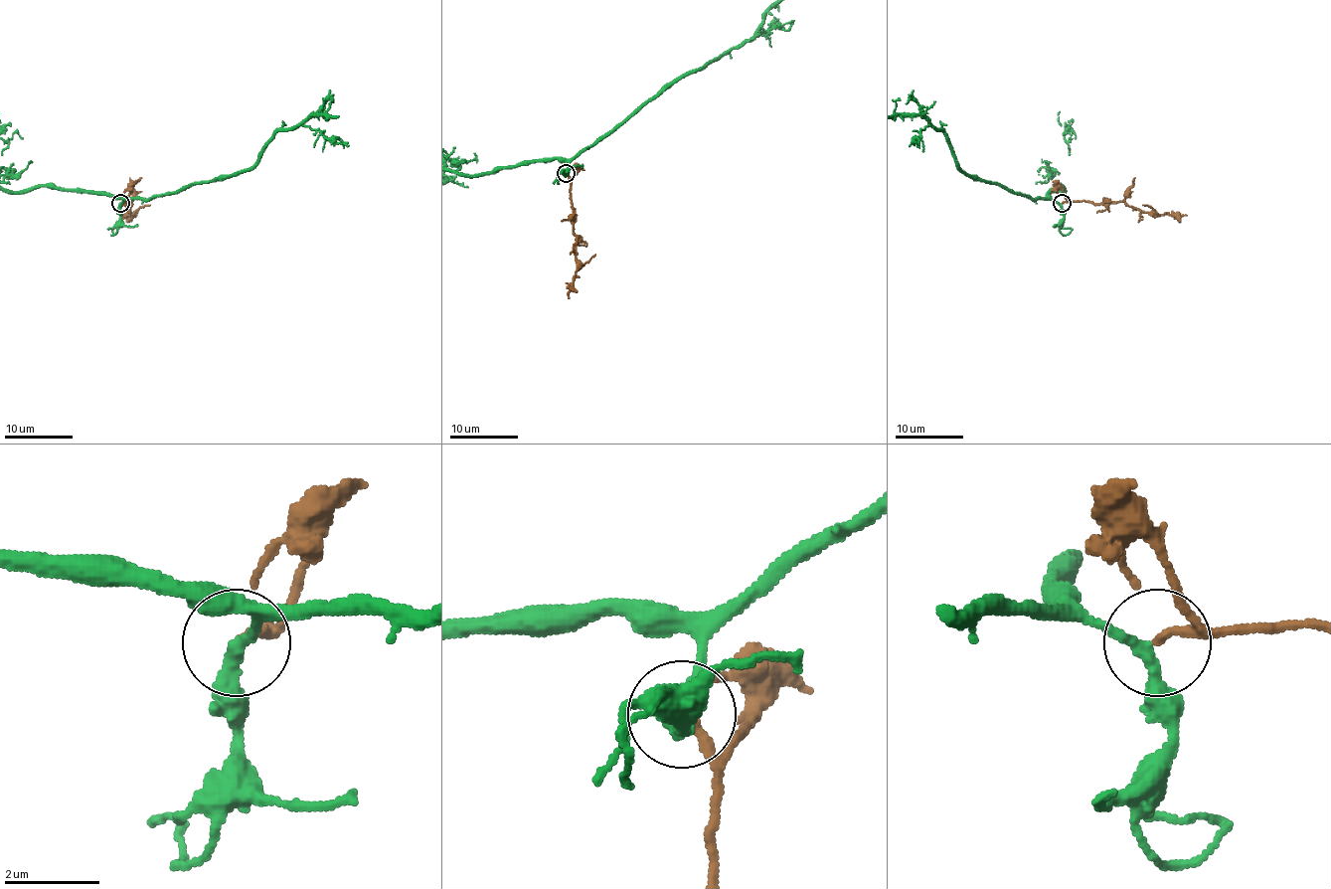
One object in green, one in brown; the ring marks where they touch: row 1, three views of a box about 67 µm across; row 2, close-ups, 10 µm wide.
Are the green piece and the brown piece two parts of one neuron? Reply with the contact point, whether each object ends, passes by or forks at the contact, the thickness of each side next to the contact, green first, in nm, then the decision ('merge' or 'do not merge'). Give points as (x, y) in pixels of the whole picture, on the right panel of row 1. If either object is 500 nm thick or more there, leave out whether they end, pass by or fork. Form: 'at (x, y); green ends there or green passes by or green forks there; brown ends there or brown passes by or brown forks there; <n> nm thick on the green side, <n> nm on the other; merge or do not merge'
at (1062, 203); green passes by; brown ends there; 240 nm thick on the green side, 180 nm on the other; merge

